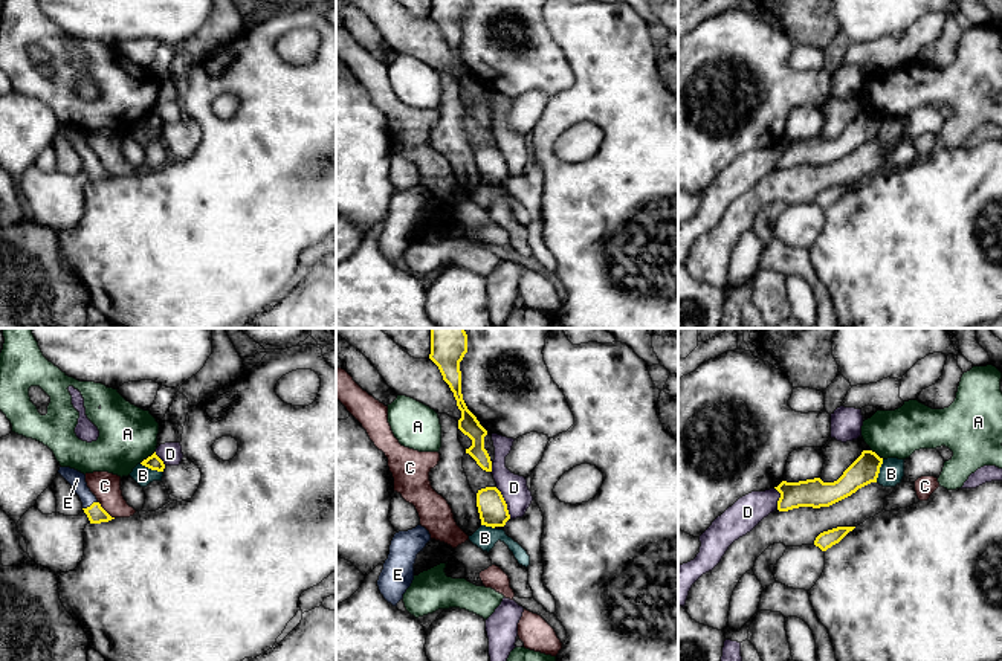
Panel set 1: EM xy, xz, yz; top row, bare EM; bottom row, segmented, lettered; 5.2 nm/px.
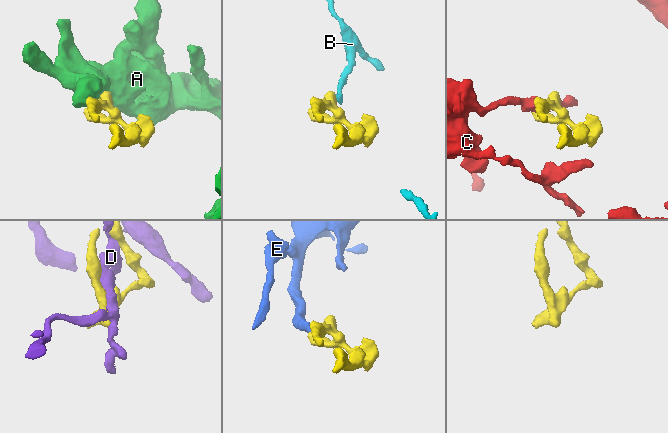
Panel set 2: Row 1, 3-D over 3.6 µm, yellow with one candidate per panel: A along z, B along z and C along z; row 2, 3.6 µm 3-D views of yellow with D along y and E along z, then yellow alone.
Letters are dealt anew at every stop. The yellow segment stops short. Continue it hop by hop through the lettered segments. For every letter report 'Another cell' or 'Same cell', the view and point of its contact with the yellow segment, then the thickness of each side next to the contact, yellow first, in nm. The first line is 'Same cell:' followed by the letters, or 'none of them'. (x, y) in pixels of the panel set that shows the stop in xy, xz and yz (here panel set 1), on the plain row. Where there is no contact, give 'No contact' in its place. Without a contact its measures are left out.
Same cell: E
A: Another cell. Touches yellow at xy (148, 115). Thickness 80 nm (yellow) against 300 nm
B: Another cell. Touches yellow at xy (151, 127). Thickness 80 nm (yellow) against 100 nm
C: Another cell. Touches yellow at xy (104, 168). Thickness 90 nm (yellow) against 150 nm
D: Another cell. Touches yellow at xz (504, 161). Thickness 150 nm (yellow) against 140 nm
E: Same cell. Touches yellow at xy (90, 164). Thickness 90 nm (yellow) against 90 nm

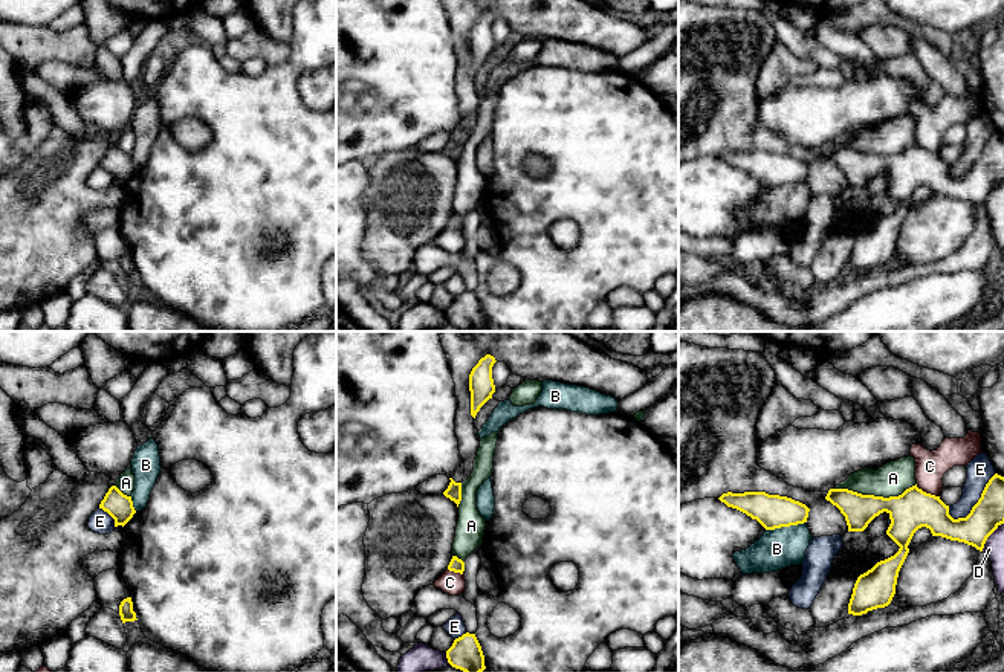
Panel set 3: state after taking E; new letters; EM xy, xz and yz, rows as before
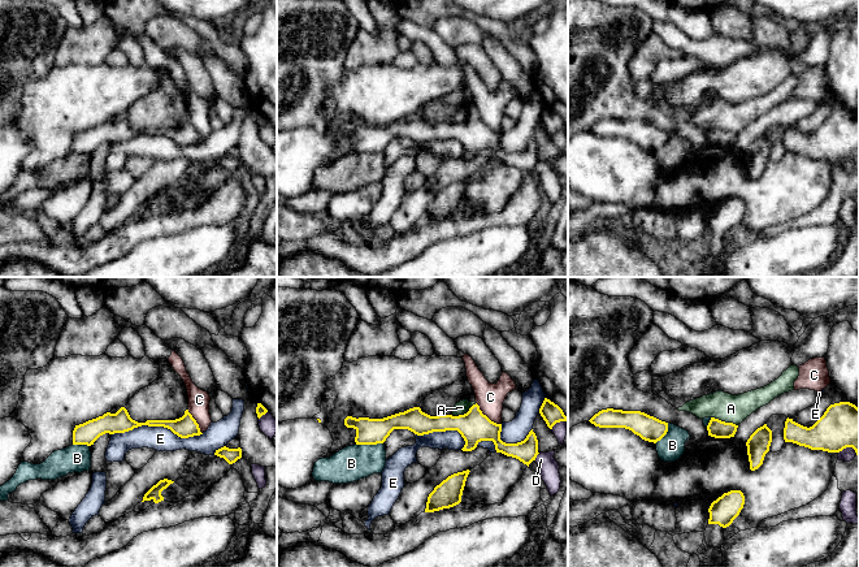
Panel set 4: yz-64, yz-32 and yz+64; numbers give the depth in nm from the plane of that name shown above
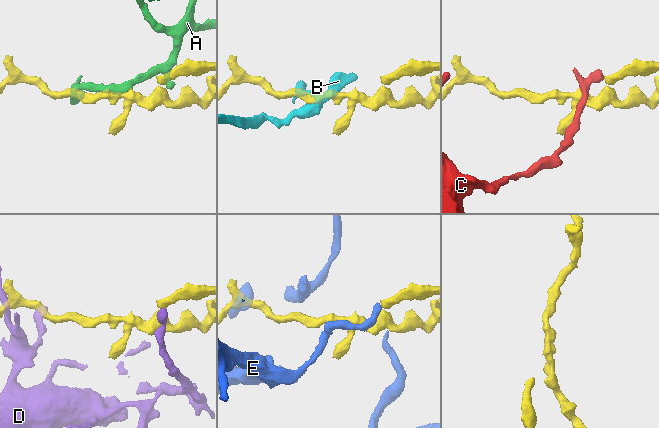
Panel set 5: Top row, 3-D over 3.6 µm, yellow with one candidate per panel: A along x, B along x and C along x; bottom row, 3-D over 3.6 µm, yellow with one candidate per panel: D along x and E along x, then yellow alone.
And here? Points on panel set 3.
Same cell: none of them
A: Another cell. Touches yellow at yz (874, 155). Thickness 200 nm (yellow) against 180 nm
B: Another cell. Touches yellow at yz (786, 184). Thickness 180 nm (yellow) against 220 nm
C: Another cell. Touches yellow at yz (925, 150). Thickness 200 nm (yellow) against 160 nm
D: Another cell. Touches yellow at yz (986, 197). Thickness 170 nm (yellow) against 110 nm
E: Another cell. Touches yellow at yz (977, 161). Thickness 170 nm (yellow) against 140 nm

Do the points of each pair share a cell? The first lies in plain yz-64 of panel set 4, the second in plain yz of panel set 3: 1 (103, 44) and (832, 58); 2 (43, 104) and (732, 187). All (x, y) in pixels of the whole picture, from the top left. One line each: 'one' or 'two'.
1: two
2: two

